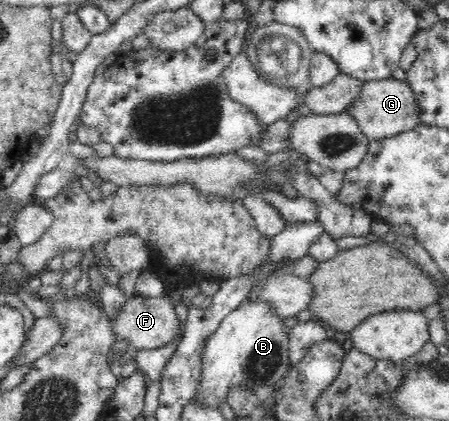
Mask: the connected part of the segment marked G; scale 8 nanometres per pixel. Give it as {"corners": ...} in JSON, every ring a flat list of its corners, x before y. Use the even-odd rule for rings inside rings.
{"corners":[[395,78,361,81,361,91,359,95,349,103,349,107,344,110,351,115,365,137,371,140,385,139,402,133,411,131,419,125,419,106,415,102,415,94,407,82,401,82]]}

